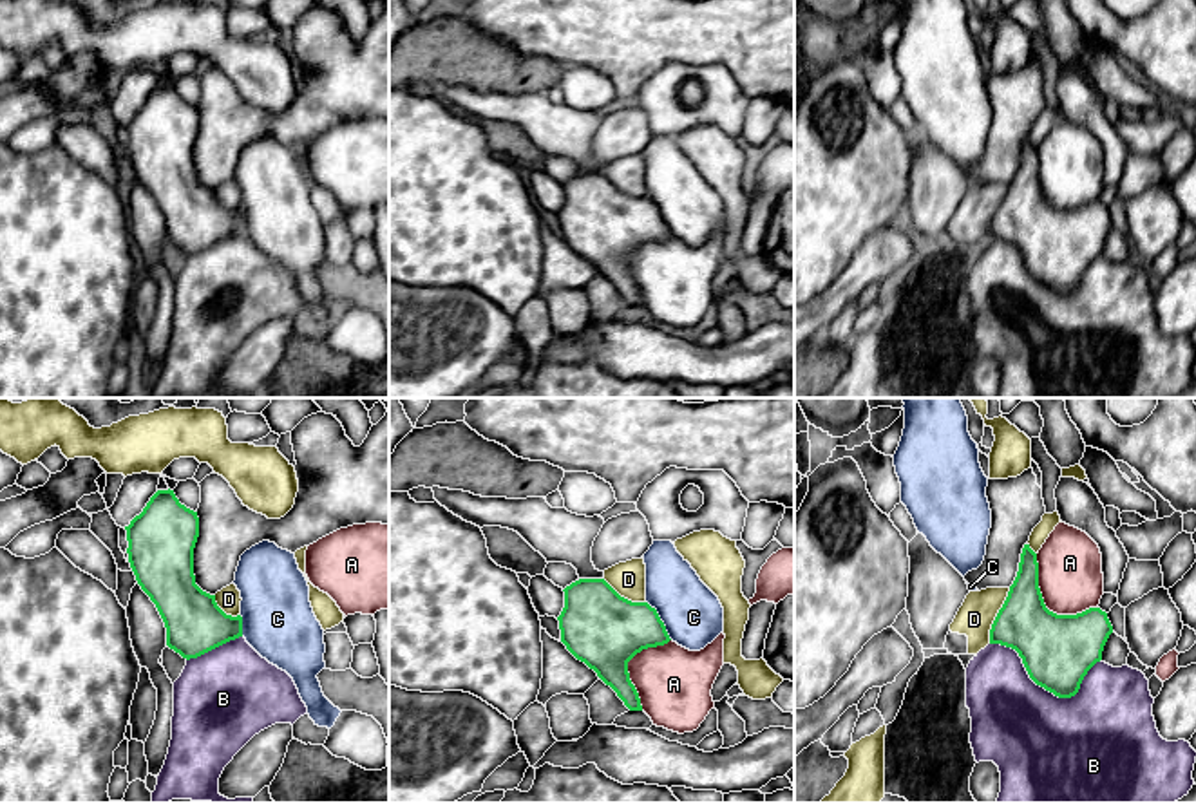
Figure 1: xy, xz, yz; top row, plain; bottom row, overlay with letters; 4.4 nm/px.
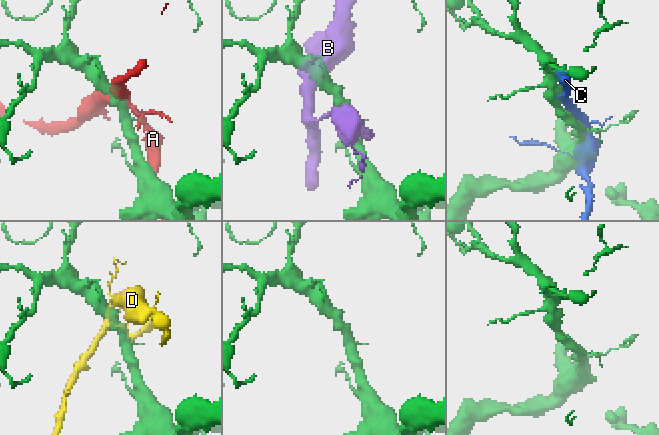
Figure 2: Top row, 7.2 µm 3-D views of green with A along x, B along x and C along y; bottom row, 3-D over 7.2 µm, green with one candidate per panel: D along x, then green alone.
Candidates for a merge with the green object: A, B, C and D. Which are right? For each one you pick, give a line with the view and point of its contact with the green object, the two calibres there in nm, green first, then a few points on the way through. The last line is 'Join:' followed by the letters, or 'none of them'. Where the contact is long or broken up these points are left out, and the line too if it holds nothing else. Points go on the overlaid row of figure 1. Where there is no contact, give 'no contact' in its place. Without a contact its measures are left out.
Join: none of them

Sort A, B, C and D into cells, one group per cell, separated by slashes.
A / B / C / D

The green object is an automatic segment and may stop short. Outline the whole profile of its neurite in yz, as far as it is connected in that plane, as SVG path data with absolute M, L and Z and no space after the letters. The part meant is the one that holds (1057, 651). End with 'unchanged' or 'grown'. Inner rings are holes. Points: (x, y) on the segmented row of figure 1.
M1024 544L1017 577L992 624L990 644L1015 649L1037 685L1058 698L1071 698L1078 693L1087 671L1102 660L1111 633L1113 626L1100 608L1089 608L1077 615L1057 615L1046 608L1039 588L1037 553Z; unchanged

